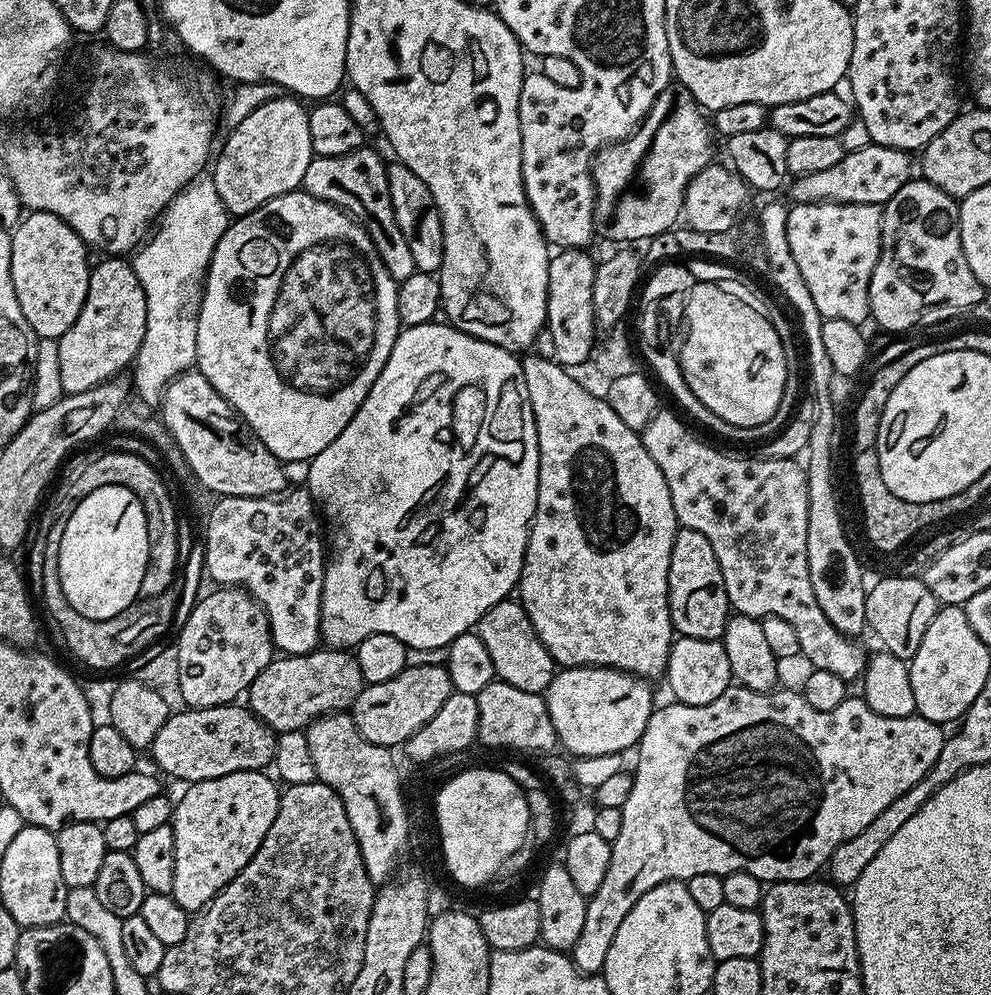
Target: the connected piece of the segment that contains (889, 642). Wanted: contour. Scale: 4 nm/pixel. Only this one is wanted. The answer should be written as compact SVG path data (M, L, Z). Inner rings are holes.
M915 575L888 576L876 585L867 589L865 614L867 627L881 640L883 651L898 657L902 661L910 661L918 654L918 646L930 622L938 611L938 602L932 591L926 587L923 579ZM916 577L916 580L915 578Z

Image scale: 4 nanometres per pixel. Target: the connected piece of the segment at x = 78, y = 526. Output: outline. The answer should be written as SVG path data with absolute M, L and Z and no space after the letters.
M102 484L85 491L70 514L58 551L58 574L66 599L86 618L114 618L140 596L148 561L148 527L142 502L128 488Z

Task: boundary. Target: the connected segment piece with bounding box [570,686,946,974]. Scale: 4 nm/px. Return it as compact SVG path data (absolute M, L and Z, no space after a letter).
M733 686L727 688L721 696L714 698L714 702L706 702L706 706L690 706L679 702L667 702L661 706L653 707L646 730L642 734L640 743L635 749L636 770L632 777L629 797L626 798L622 814L622 830L618 838L610 841L612 853L610 854L610 870L606 870L606 878L602 878L602 886L593 896L587 897L586 926L582 926L582 934L578 934L578 942L572 947L570 957L578 971L587 974L603 973L606 953L610 951L610 942L614 942L614 934L622 918L630 914L630 906L646 894L646 890L654 890L667 880L683 880L687 882L694 878L694 874L714 874L715 876L729 876L731 872L749 872L762 882L775 882L777 880L811 880L816 872L825 867L829 858L838 850L846 838L854 838L858 830L866 830L898 794L906 794L910 786L918 783L922 777L938 762L938 754L942 754L942 746L946 739L943 727L918 714L908 717L883 717L875 713L863 698L845 698L834 710L814 710L810 702L799 691L755 692L749 688Z

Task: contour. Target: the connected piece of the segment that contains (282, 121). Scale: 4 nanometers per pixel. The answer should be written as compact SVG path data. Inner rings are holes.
M281 94L276 100L258 106L227 133L228 141L220 157L219 152L215 157L216 169L210 172L210 178L218 190L218 198L222 198L233 217L244 216L270 202L270 198L295 192L303 185L306 166L310 166L314 155L310 142L309 109L303 106L299 99Z

